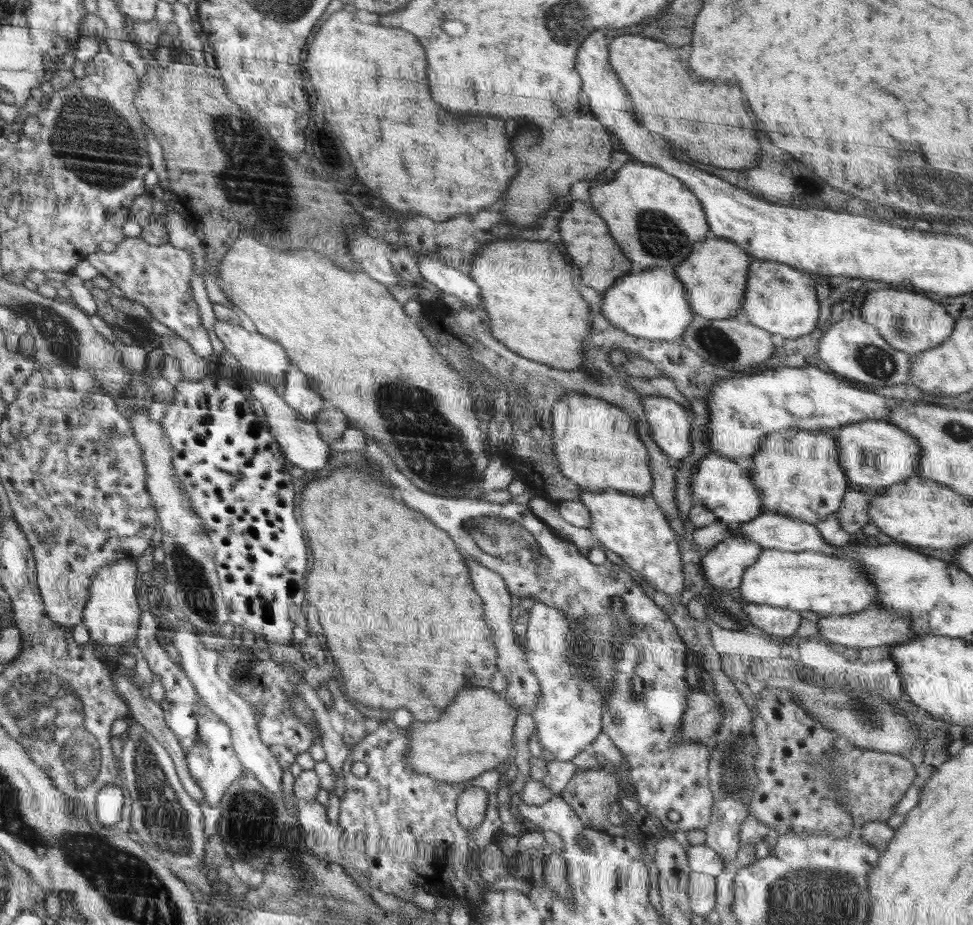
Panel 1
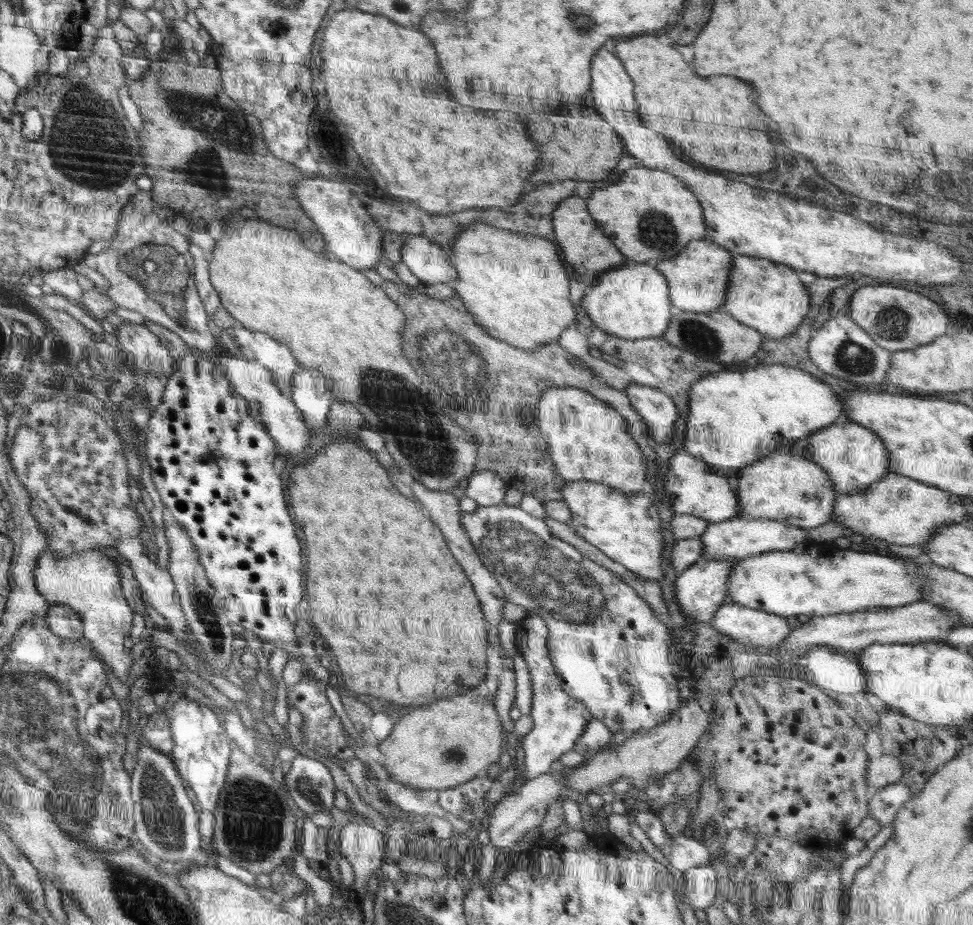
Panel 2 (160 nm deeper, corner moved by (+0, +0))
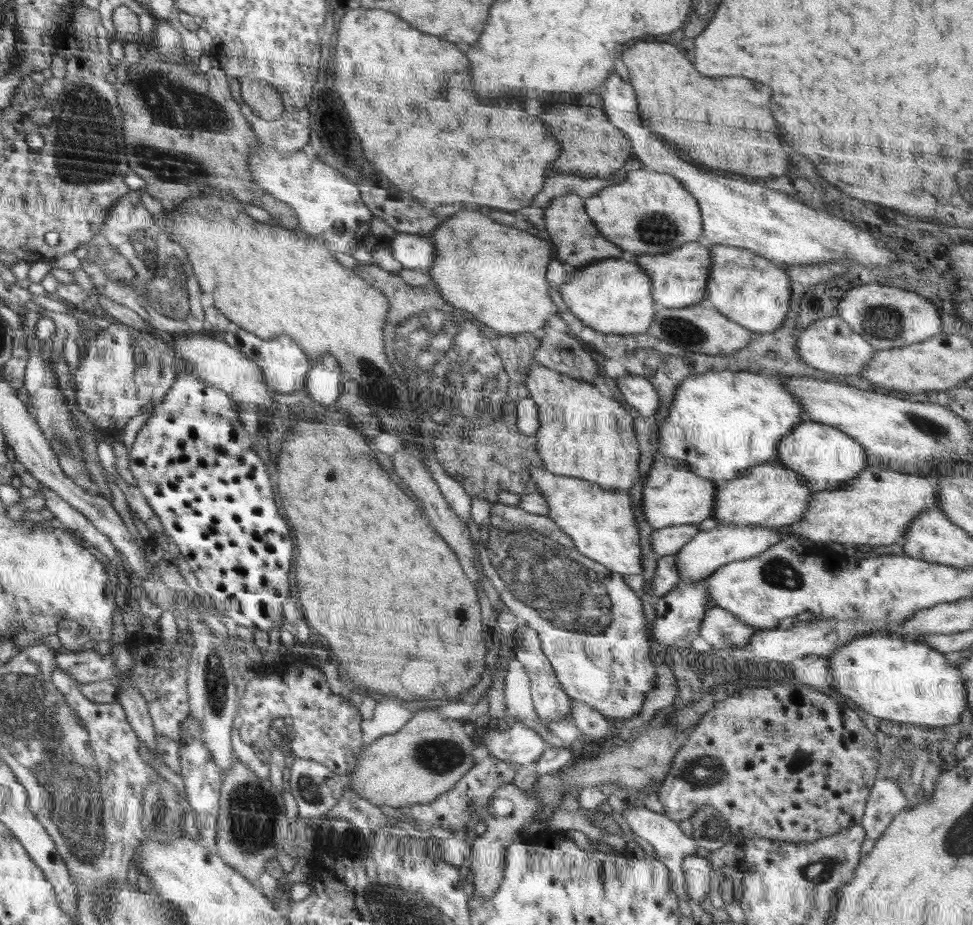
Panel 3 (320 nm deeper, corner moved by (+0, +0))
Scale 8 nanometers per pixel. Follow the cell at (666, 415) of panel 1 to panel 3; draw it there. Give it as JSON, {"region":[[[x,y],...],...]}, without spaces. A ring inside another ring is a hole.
{"region":[[[630,373],[628,376],[620,376],[615,381],[617,389],[624,396],[622,400],[644,417],[655,416],[660,406],[660,399],[649,380],[646,380],[640,373],[636,375]]]}

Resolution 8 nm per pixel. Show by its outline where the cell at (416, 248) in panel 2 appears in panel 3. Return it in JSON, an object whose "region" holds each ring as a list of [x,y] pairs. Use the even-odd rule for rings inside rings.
{"region":[[[396,233],[390,242],[392,256],[403,268],[416,269],[424,273],[434,264],[435,246],[427,236]]]}

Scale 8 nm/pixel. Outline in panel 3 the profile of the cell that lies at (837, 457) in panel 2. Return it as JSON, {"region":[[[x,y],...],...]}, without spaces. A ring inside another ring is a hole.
{"region":[[[806,420],[779,438],[774,459],[797,472],[808,488],[818,492],[838,490],[868,467],[865,448],[854,438],[834,426]]]}

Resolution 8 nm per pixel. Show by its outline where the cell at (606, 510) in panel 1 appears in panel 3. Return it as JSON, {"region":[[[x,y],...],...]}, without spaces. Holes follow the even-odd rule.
{"region":[[[536,467],[528,468],[529,476],[536,483],[537,490],[539,493],[545,498],[547,508],[549,511],[547,512],[547,516],[550,517],[556,526],[562,531],[565,532],[575,544],[575,550],[580,554],[583,554],[586,558],[590,558],[602,564],[612,572],[617,573],[618,575],[640,575],[644,572],[644,568],[641,565],[641,550],[640,550],[640,533],[634,518],[634,511],[632,511],[632,500],[629,495],[629,491],[615,491],[612,489],[603,489],[601,486],[598,486],[596,483],[588,482],[586,479],[576,478],[576,477],[561,477],[557,474],[552,474],[548,472],[546,469],[537,469]]]}

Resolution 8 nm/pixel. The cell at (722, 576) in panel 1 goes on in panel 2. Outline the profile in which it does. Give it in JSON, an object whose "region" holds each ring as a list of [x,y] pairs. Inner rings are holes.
{"region":[[[700,559],[678,576],[676,580],[676,605],[684,613],[687,621],[711,622],[716,610],[728,601],[728,578],[732,567],[739,561],[735,560],[703,560]]]}

